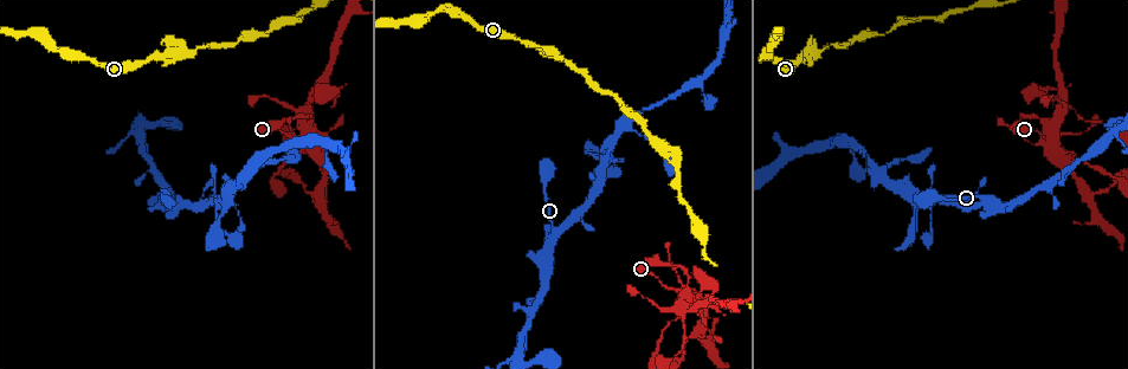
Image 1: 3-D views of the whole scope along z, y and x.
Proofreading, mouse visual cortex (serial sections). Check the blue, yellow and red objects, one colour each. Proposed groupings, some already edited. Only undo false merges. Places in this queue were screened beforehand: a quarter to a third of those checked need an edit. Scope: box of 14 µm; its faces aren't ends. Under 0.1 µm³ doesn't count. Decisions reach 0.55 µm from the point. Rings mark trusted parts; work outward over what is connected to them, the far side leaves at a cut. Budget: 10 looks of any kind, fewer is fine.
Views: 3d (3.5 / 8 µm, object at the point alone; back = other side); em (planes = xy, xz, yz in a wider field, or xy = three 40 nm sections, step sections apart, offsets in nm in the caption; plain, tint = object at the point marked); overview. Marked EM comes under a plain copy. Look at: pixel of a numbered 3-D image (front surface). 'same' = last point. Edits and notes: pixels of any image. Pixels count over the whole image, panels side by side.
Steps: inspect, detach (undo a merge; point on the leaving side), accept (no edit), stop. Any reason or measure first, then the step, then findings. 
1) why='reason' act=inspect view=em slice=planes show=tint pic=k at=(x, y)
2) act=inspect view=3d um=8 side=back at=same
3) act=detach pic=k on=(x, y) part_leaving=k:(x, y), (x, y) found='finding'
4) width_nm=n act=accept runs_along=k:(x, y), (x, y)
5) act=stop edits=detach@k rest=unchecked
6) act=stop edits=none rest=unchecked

why='calibre changes' act=inspect view=3d um=3.5 pic=1 at=(185, 51)

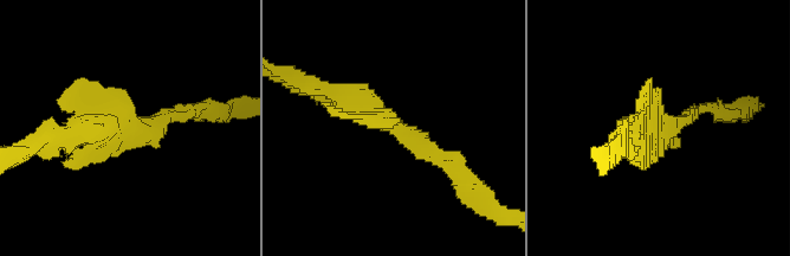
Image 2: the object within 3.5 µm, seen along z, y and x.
act=inspect view=em slice=planes show=tint pic=2 at=(395, 128)

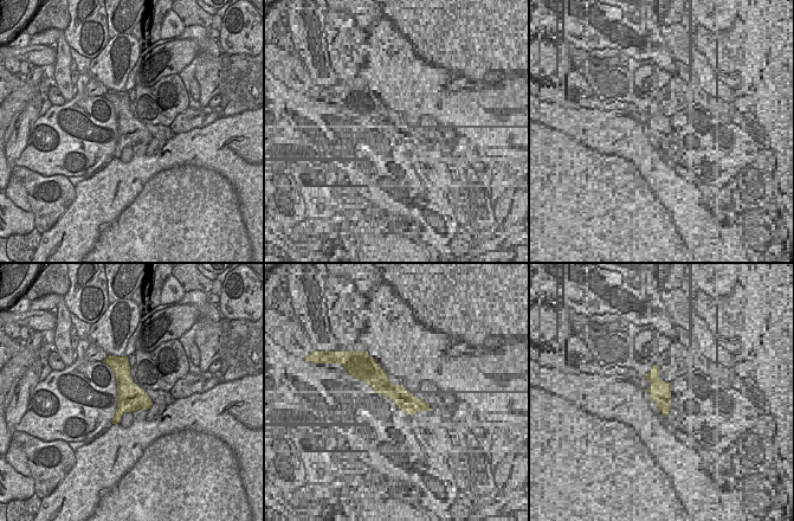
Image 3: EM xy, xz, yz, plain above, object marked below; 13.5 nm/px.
width_nm=360 act=accept runs_along=2:(329, 88), (362, 100), (455, 170) found='one cell here'

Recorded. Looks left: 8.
why='small branch off a trunk' act=inspect view=3d um=8 pic=1 at=(604, 167)

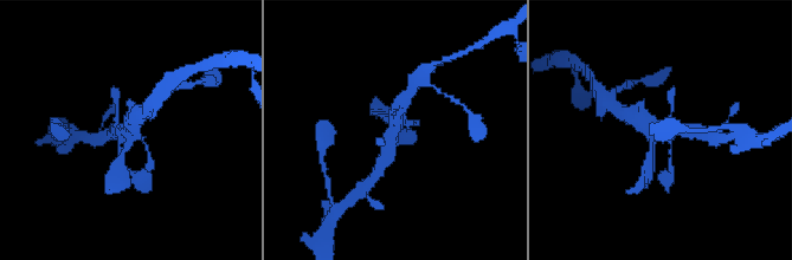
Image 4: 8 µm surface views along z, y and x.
why='closer look' act=inspect view=3d um=3.5 pic=4 at=(395, 131)

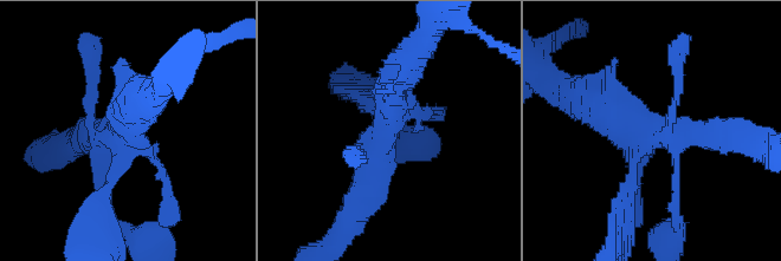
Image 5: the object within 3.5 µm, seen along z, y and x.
act=accept runs_along=5:(359, 198), (374, 183), (406, 63) found='all the same cell'

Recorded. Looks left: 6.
why='looks like a crossing' act=inspect view=3d um=3.5 pic=1 at=(298, 135)

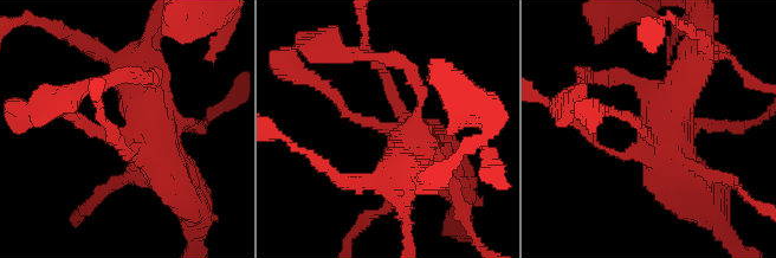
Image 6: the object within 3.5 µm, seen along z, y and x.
why='now the EM' act=inspect view=em slice=xy step=5 show=tint pic=6 at=(130, 130)

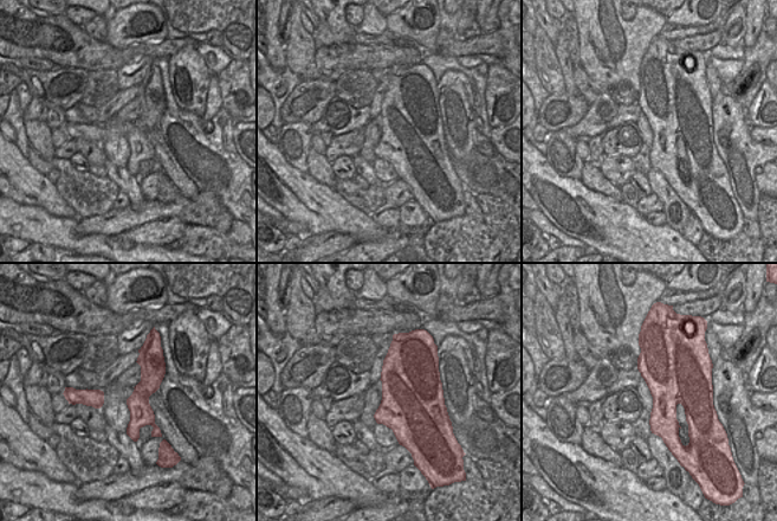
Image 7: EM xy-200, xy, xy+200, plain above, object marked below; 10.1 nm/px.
act=accept runs_along=7:(142, 352), (147, 386), (135, 437) found='one cell here'

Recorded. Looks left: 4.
why='narrows sharply' act=inspect view=3d um=3.5 pic=1 at=(679, 169)

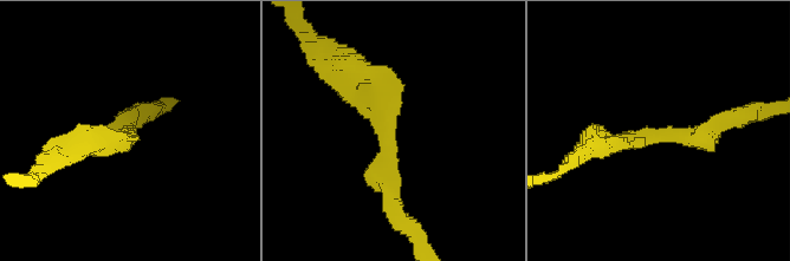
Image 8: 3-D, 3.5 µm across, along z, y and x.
arm_widths_nm=250,250 why='need the tissue' act=inspect view=em slice=xy step=5 show=tint pic=8 at=(655, 133)

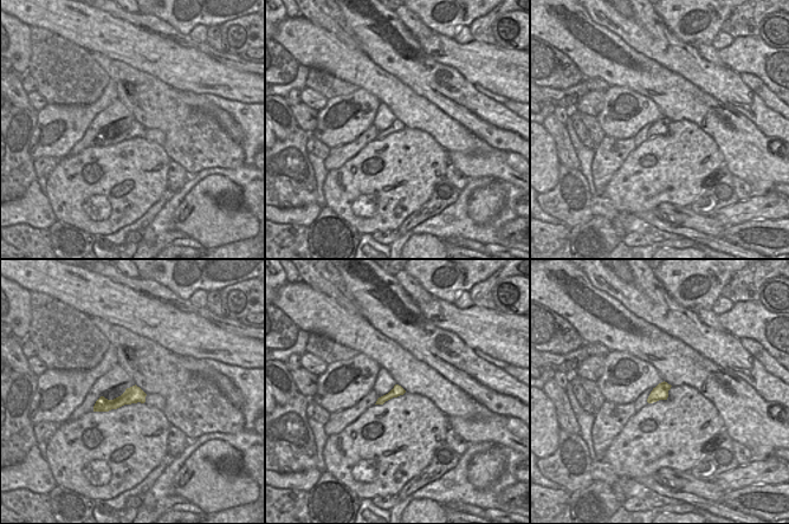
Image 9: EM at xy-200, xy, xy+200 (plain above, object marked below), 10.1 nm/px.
act=accept runs_along=9:(142, 395), (130, 395), (96, 408) found='all the same cell'

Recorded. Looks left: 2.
act=stop edits=none rest=unchecked

